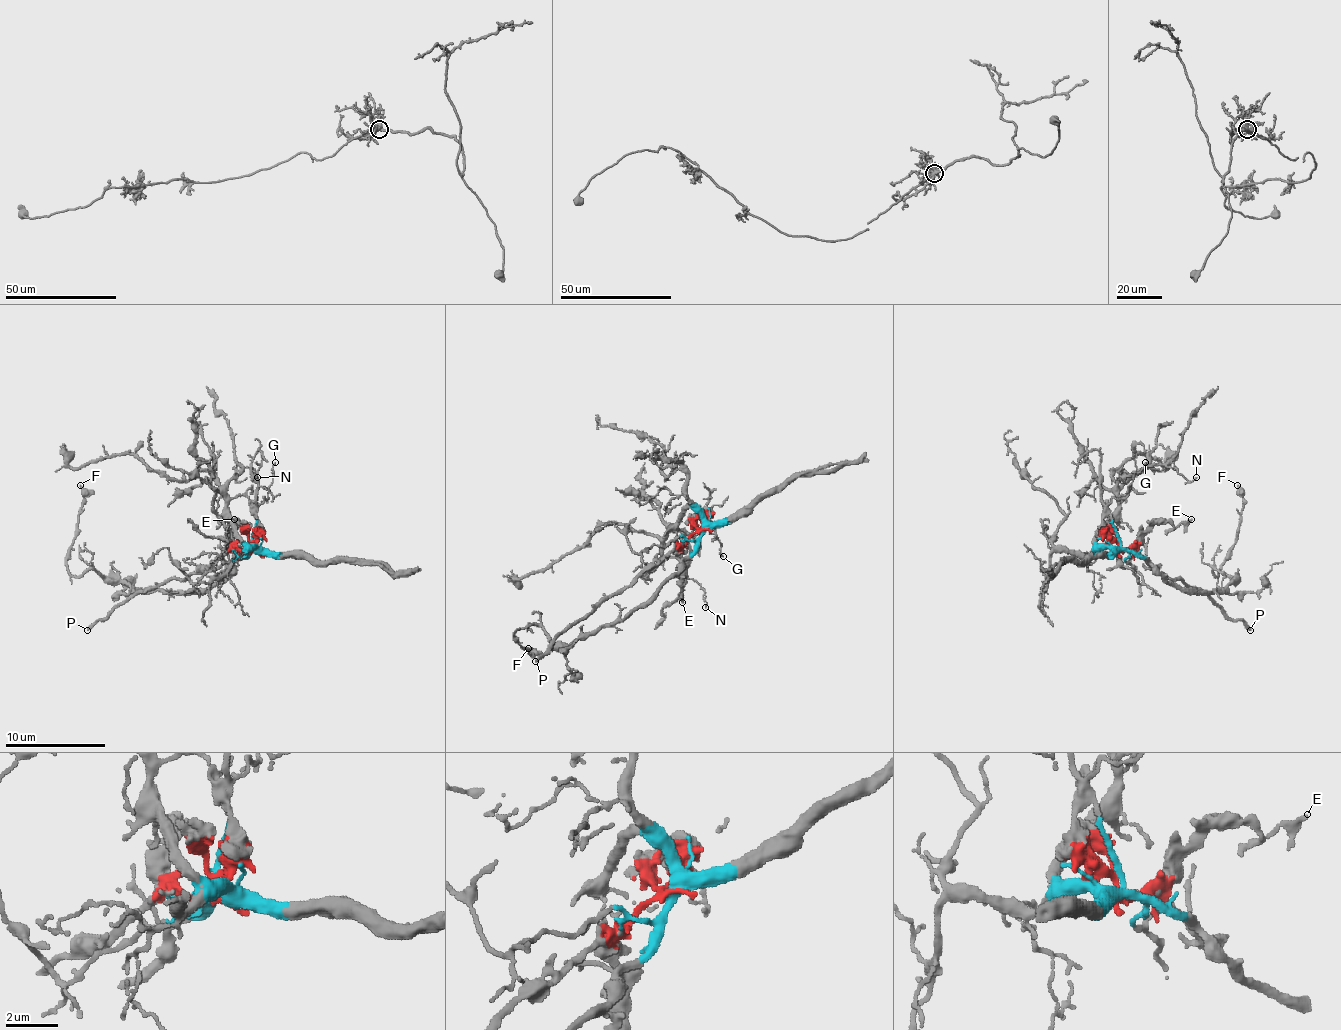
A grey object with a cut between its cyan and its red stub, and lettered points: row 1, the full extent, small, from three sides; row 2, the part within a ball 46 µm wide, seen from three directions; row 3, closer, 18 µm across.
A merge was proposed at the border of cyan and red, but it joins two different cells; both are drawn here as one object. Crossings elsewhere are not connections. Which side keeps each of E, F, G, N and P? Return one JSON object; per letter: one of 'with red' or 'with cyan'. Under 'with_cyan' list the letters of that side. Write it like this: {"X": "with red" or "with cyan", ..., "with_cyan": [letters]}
{"E": "with red", "F": "with cyan", "G": "with cyan", "N": "with cyan", "P": "with red", "with_cyan": ["F", "G", "N"]}

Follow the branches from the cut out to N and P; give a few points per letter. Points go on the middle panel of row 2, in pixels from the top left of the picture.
N: (701, 530), (703, 518), (688, 508), (673, 525), (688, 545), (686, 573), (703, 590), (706, 608)
P: (701, 530), (574, 620), (536, 660)

